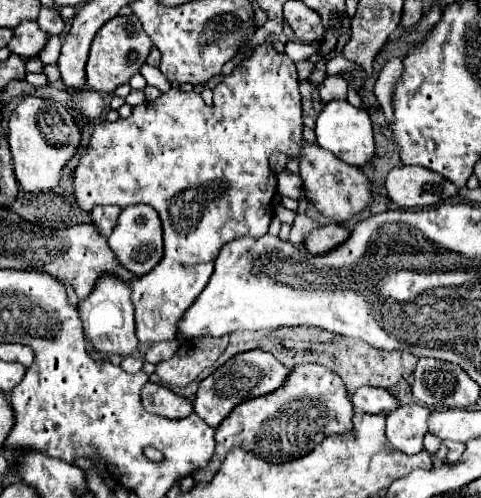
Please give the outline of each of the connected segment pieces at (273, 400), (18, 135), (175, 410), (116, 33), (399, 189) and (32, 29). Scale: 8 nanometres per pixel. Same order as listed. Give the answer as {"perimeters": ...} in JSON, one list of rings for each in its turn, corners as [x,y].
{"perimeters":[[[[301,364],[293,368],[287,382],[265,396],[247,400],[233,408],[233,412],[215,430],[215,456],[205,470],[193,472],[195,482],[209,482],[231,448],[243,448],[267,462],[291,462],[313,450],[323,438],[331,434],[345,434],[351,430],[353,404],[341,378],[325,366]]],[[[25,96],[7,122],[7,140],[13,158],[13,170],[25,192],[47,192],[59,186],[65,164],[81,146],[81,130],[75,118],[55,100]]],[[[149,382],[143,388],[143,406],[151,414],[159,414],[165,418],[187,418],[193,412],[193,402],[185,396],[175,394],[167,386]]],[[[115,16],[111,18],[97,34],[91,44],[89,60],[87,60],[87,86],[95,92],[113,92],[117,86],[127,84],[133,74],[145,64],[147,54],[151,50],[151,40],[145,34],[139,18],[131,16]]],[[[397,166],[385,180],[387,196],[399,208],[427,208],[459,194],[455,184],[449,184],[445,176],[429,172],[421,166]]],[[[21,22],[17,28],[15,28],[15,34],[11,38],[11,42],[7,44],[7,48],[15,54],[19,54],[21,58],[35,58],[43,46],[47,44],[49,36],[39,30],[37,22]]]]}

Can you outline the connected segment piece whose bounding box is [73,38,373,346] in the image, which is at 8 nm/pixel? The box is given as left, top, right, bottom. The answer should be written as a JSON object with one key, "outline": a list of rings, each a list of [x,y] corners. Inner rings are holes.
{"outline":[[[271,38],[255,46],[253,52],[213,88],[211,104],[205,104],[199,92],[171,88],[157,100],[135,106],[131,116],[125,120],[101,120],[93,126],[87,150],[73,174],[77,204],[87,212],[93,210],[93,206],[107,204],[121,208],[131,204],[149,204],[159,212],[163,222],[165,256],[161,264],[149,274],[135,278],[131,284],[137,338],[141,344],[151,346],[153,342],[173,340],[177,336],[177,322],[207,286],[213,272],[213,260],[225,242],[239,236],[259,238],[267,234],[267,226],[273,218],[271,200],[275,196],[275,176],[269,168],[269,156],[273,150],[285,150],[289,158],[300,157],[299,175],[306,200],[325,218],[343,224],[371,206],[371,182],[359,168],[345,164],[341,158],[333,156],[333,152],[325,152],[319,144],[303,140],[301,94],[295,62],[291,62],[285,54],[279,54],[273,48]]]}

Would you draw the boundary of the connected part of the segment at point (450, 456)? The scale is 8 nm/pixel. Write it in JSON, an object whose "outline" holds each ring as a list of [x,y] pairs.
{"outline":[[[445,442],[445,446],[449,448],[449,452],[447,452],[447,456],[445,456],[445,462],[447,462],[447,464],[457,462],[457,460],[461,458],[461,454],[465,452],[465,444],[461,444],[461,442]]]}

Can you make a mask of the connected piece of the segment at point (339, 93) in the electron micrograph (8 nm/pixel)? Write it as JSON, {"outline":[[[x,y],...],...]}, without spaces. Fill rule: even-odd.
{"outline":[[[327,76],[321,84],[319,84],[319,94],[323,102],[331,102],[331,100],[345,100],[347,98],[347,80],[341,76]]]}

